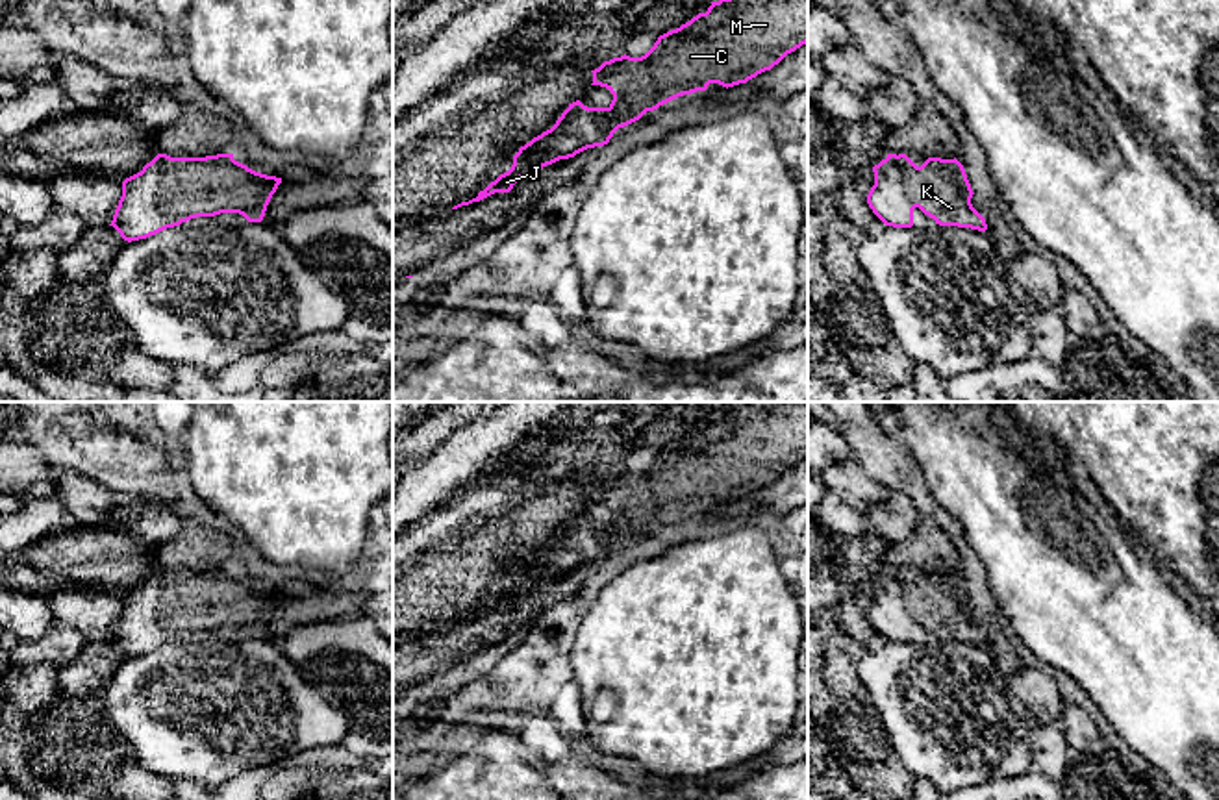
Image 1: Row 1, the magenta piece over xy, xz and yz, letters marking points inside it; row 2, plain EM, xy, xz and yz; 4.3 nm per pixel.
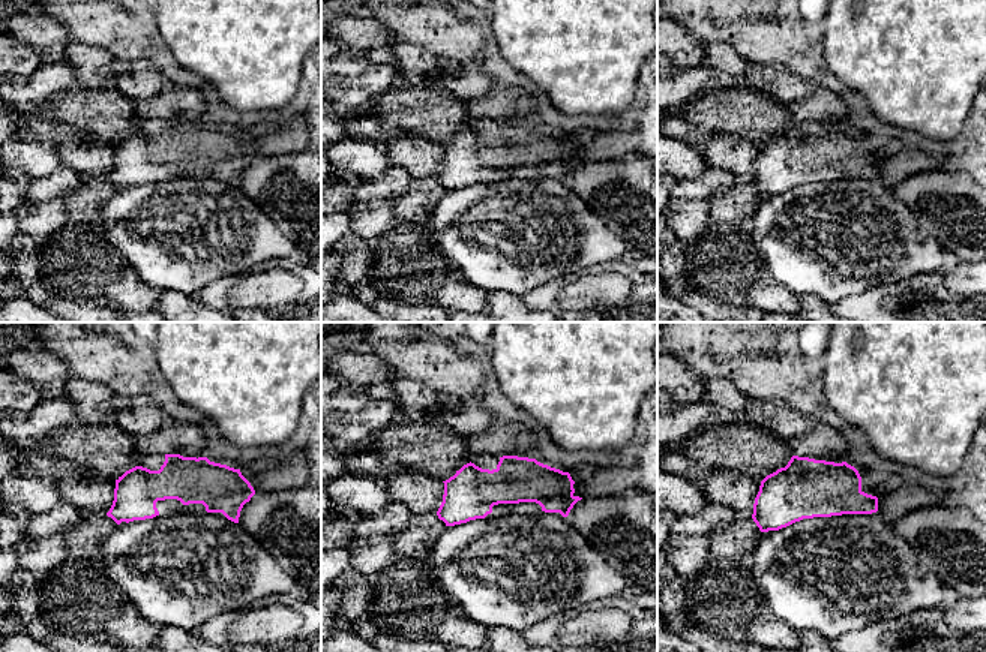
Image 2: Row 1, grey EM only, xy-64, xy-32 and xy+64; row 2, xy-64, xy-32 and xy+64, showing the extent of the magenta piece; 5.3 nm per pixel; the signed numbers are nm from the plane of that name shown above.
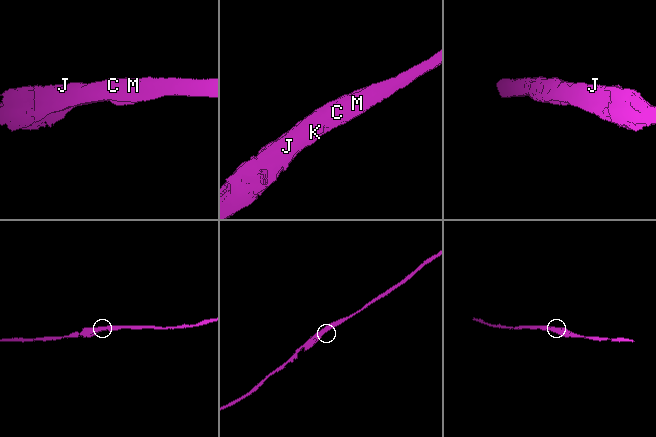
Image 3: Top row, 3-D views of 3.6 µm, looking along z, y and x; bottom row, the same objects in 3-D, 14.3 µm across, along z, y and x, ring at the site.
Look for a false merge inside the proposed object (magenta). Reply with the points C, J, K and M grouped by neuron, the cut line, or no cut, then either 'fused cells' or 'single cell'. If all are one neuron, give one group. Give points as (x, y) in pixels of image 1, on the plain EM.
groups C J K M; cut none; single cell

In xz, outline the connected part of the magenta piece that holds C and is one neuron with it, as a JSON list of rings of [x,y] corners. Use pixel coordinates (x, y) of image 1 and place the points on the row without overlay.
[[[748,402],[737,411],[711,417],[706,428],[698,428],[680,443],[660,450],[645,470],[630,472],[624,469],[591,485],[591,500],[606,502],[613,509],[611,519],[608,522],[587,522],[580,515],[569,519],[550,544],[519,563],[508,587],[491,596],[476,613],[452,624],[480,617],[495,607],[509,607],[521,593],[528,593],[547,580],[574,572],[587,563],[604,561],[619,543],[678,511],[706,506],[710,498],[726,504],[747,498],[806,457],[808,402]]]

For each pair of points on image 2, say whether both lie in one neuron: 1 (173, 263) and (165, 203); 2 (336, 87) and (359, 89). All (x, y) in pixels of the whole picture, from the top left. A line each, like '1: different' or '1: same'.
1: same
2: same

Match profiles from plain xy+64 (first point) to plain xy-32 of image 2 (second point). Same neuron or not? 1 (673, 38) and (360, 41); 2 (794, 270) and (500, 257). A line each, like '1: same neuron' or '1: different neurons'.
1: same neuron
2: same neuron

